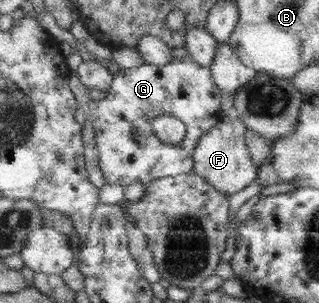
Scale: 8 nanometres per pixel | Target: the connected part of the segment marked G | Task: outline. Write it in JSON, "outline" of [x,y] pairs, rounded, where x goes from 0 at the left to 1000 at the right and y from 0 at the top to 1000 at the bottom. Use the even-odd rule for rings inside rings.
{"outline":[[[583,155],[542,158],[539,201],[505,218],[448,208],[436,221],[376,224],[357,244],[332,320],[273,353],[304,449],[329,597],[398,620],[429,601],[461,607],[530,581],[608,571],[630,455],[699,389],[693,330],[699,307],[668,264],[665,231],[630,218]],[[514,376],[549,380],[586,413],[586,446],[567,472],[520,482],[486,442],[476,403]]]}

